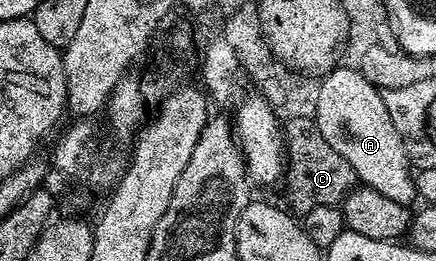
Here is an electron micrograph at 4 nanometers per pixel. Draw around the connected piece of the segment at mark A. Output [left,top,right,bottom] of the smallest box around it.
[315,67,418,206]

